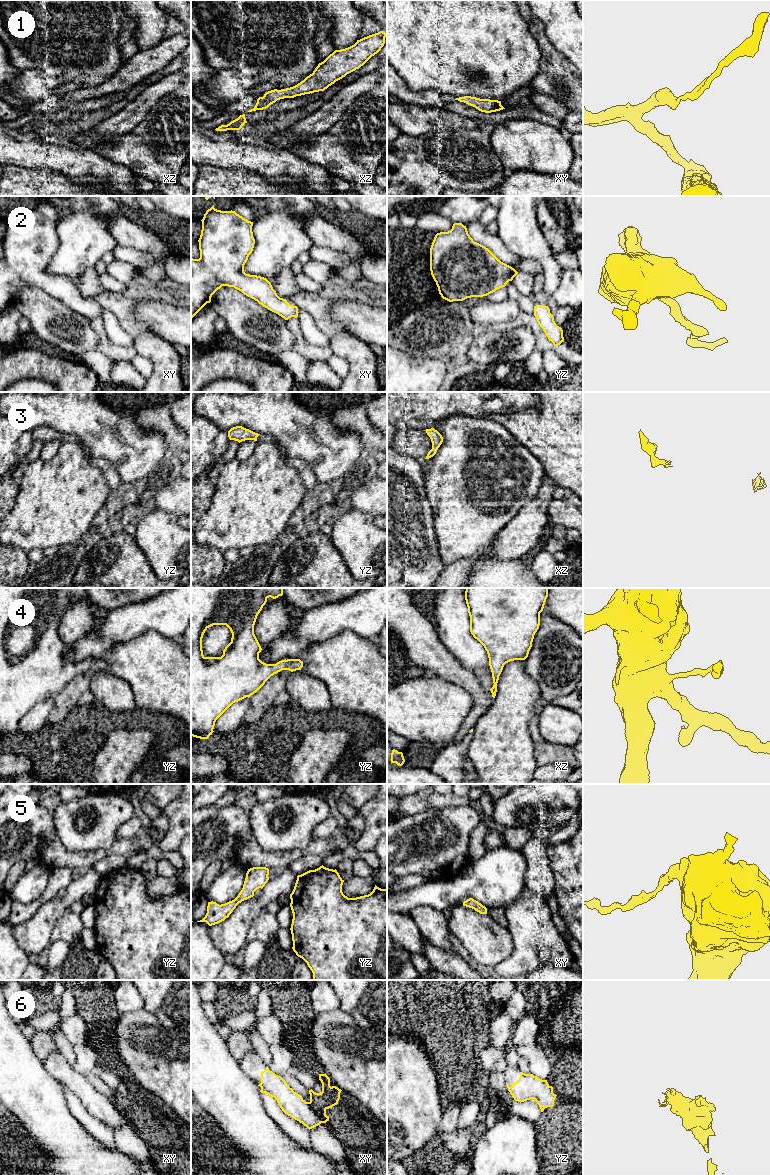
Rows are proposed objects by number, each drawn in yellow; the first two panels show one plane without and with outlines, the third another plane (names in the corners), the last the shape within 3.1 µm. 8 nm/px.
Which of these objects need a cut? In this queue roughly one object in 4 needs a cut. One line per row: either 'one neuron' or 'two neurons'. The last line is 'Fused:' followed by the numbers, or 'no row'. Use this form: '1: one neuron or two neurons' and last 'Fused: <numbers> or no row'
1: one neuron
2: one neuron
3: one neuron
4: one neuron
5: one neuron
6: one neuron
Fused: no row

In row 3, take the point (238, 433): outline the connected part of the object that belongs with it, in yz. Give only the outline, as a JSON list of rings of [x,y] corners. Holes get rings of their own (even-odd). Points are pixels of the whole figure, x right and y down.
[[[236,426],[231,428],[228,431],[228,437],[230,440],[238,441],[239,443],[245,440],[254,440],[257,441],[257,437],[260,434],[255,433],[249,429],[246,429],[242,426]]]

